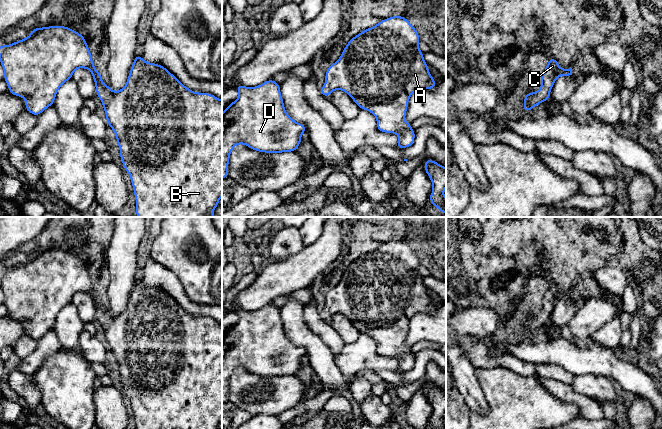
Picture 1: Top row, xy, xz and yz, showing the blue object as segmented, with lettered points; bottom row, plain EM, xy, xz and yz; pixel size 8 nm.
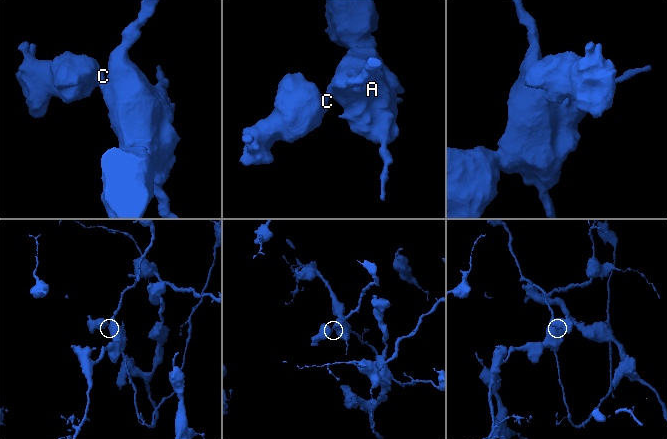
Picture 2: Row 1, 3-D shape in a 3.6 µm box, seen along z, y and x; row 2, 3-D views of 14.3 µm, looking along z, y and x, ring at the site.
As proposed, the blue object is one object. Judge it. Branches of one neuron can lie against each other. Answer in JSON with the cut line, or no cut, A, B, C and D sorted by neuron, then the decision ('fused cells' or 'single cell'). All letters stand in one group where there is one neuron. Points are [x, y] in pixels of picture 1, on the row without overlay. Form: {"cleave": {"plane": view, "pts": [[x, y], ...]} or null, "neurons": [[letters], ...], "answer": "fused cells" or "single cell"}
{"cleave": null, "neurons": [["A", "B", "C", "D"]], "answer": "single cell"}

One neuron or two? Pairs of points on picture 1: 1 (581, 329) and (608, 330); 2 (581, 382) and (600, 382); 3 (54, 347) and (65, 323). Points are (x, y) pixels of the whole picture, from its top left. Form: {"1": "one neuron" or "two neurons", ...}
{"1": "two neurons", "2": "one neuron", "3": "two neurons"}

